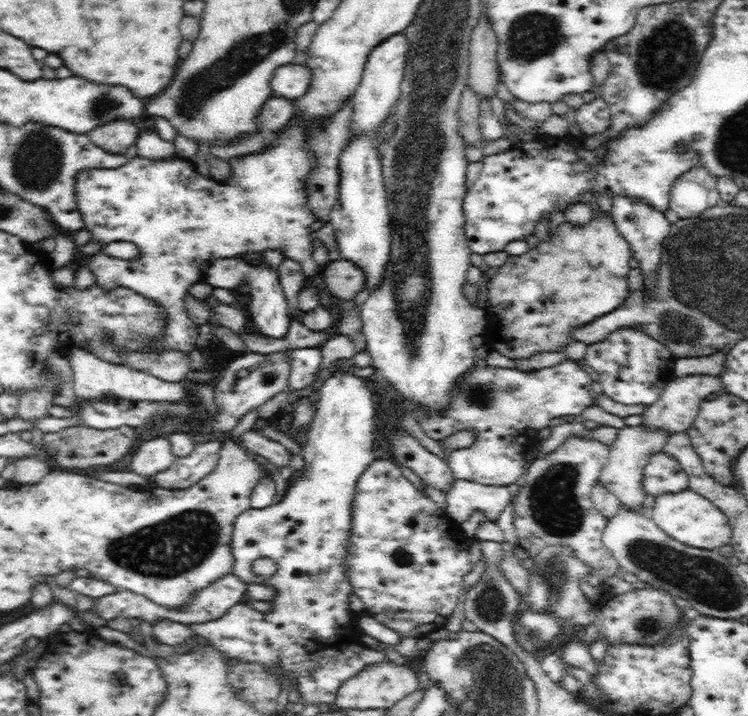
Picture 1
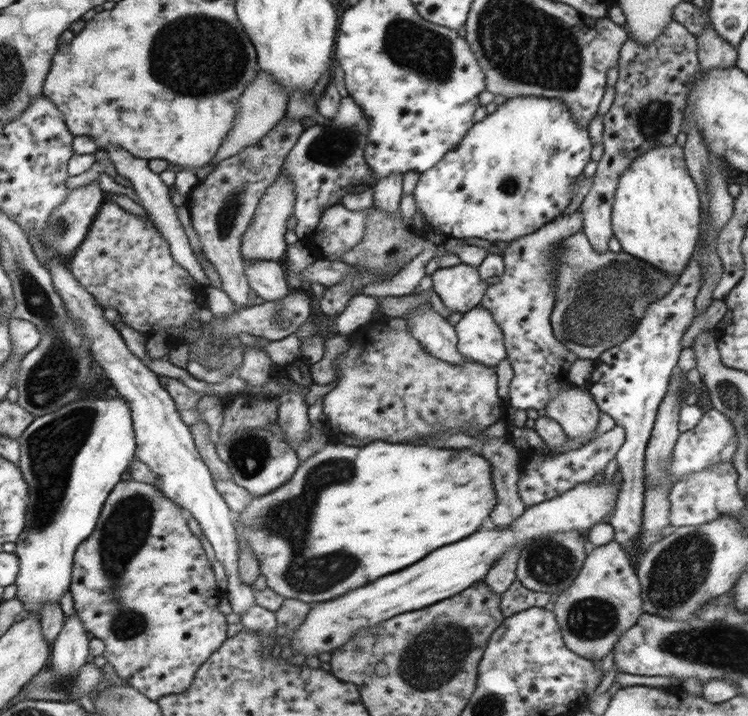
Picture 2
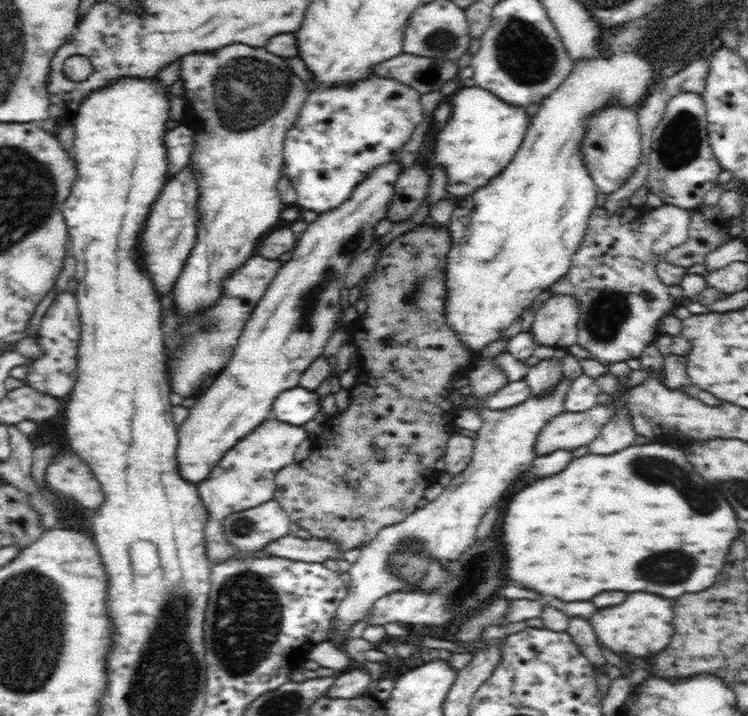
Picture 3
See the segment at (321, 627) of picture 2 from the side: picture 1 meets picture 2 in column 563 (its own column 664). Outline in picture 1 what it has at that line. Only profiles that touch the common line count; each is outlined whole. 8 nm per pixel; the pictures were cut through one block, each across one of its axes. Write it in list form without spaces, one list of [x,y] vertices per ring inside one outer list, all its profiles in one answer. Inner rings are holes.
[[[690,488],[655,497],[654,505],[647,515],[668,537],[681,544],[712,551],[731,545],[732,527],[726,515],[713,502]]]

